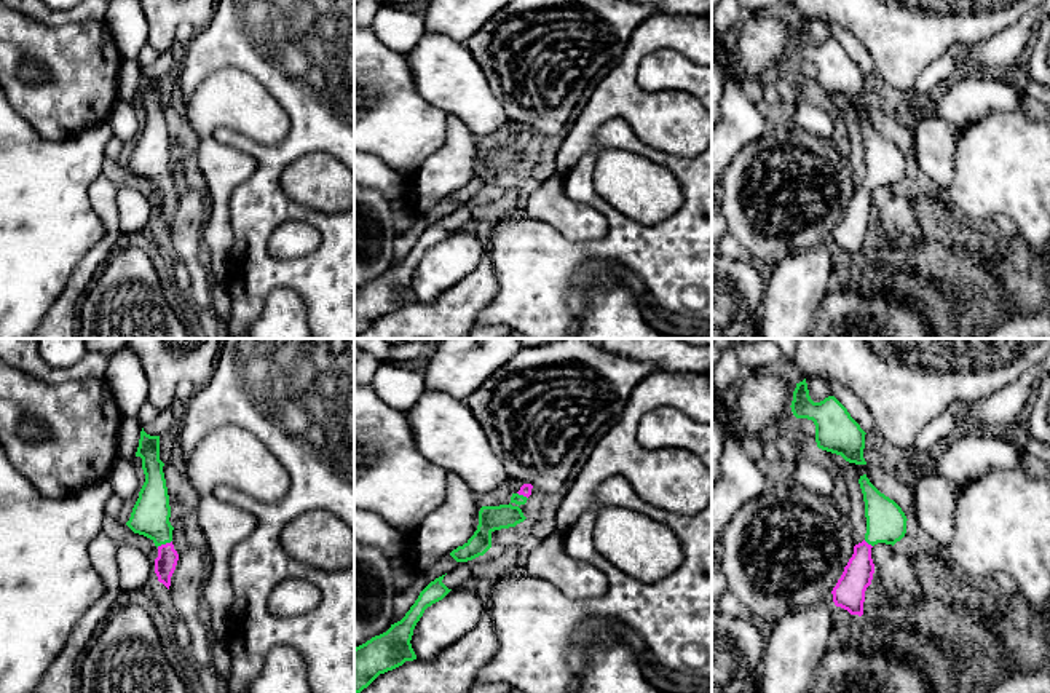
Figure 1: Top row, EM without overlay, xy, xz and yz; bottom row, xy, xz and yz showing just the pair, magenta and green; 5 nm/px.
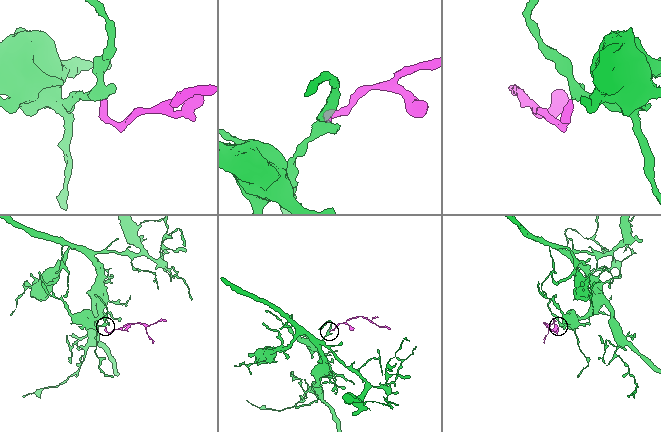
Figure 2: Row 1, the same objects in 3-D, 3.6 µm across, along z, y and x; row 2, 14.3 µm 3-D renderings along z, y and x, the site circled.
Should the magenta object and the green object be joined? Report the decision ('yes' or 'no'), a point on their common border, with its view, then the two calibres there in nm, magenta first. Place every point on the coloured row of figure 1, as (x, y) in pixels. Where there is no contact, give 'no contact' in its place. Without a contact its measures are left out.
yes | xy (163, 545) | 110/190 nm

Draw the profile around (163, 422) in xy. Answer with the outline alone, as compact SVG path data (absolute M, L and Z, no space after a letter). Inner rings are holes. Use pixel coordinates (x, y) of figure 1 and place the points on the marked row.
M172 404L166 410L160 412L152 423L142 425L142 428L150 436L161 436L172 426L176 420L179 420L179 415L180 407L177 404Z

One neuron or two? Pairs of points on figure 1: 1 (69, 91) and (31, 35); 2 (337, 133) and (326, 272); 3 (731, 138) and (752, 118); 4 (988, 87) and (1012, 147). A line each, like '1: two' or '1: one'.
1: one
2: one
3: one
4: two

